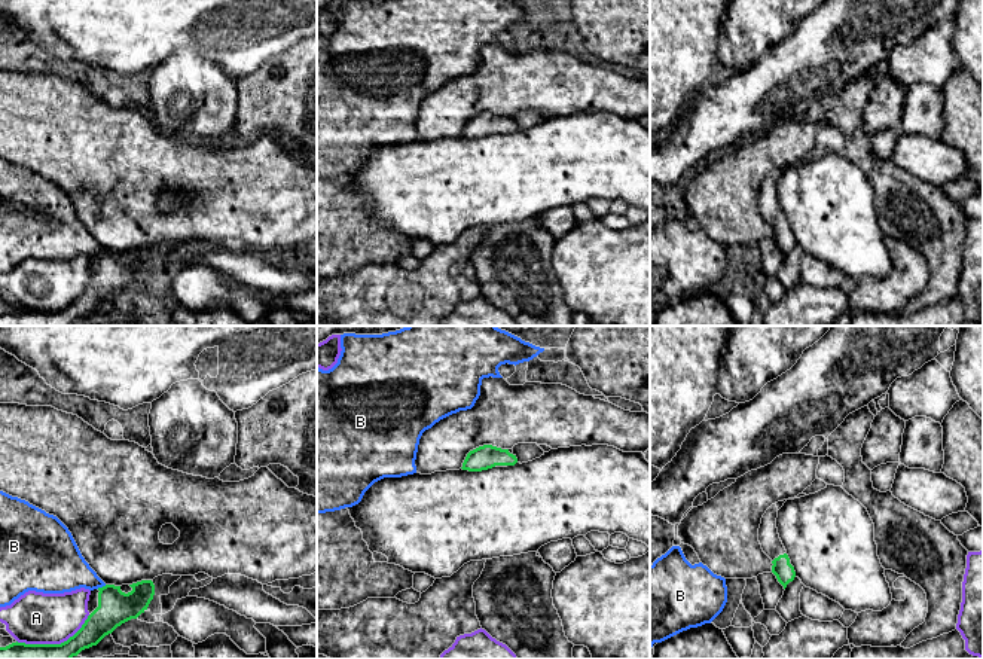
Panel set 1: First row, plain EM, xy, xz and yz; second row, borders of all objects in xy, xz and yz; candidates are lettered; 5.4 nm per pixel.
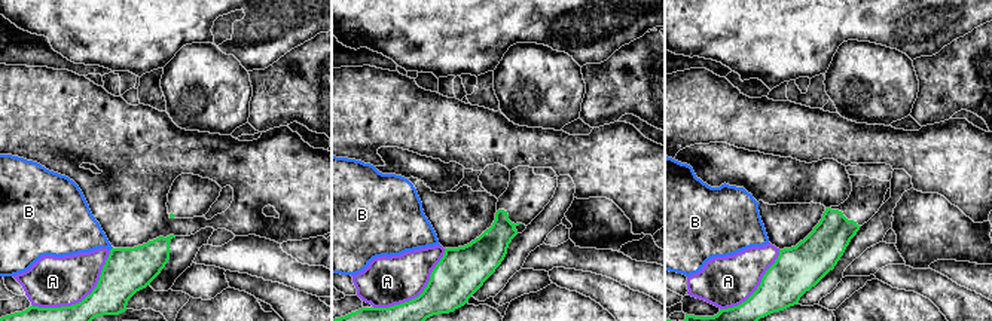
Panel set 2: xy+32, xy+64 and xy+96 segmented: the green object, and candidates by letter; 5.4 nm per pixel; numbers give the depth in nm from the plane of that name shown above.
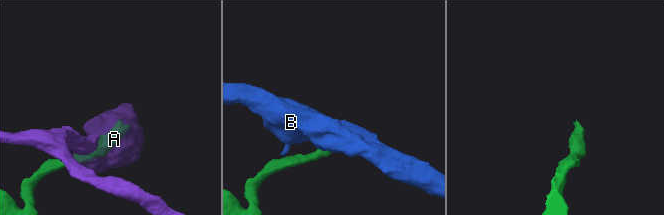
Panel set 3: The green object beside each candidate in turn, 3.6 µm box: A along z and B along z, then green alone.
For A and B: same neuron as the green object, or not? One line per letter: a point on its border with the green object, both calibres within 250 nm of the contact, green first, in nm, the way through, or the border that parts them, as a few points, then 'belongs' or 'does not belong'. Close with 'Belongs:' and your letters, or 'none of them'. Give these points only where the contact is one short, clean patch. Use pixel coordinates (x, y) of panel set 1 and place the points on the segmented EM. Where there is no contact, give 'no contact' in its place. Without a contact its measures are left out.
A: meets green in xy at (54, 644); 180 nm thick on the green side, 280 nm on the other; does not belong
B: meets green in xy at (103, 586); 190 nm thick on the green side, 260 nm on the other; border along xy (106, 585), (97, 588); does not belong
Belongs: none of them

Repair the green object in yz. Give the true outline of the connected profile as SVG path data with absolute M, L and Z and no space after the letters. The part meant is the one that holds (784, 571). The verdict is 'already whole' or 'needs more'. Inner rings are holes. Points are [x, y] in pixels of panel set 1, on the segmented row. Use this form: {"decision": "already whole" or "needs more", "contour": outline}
{"decision": "needs more", "contour": "M787 500L772 504L763 515L758 528L758 541L761 549L772 559L772 573L776 576L784 589L796 577L794 567L791 565L776 528L778 510L784 506L785 501Z"}

